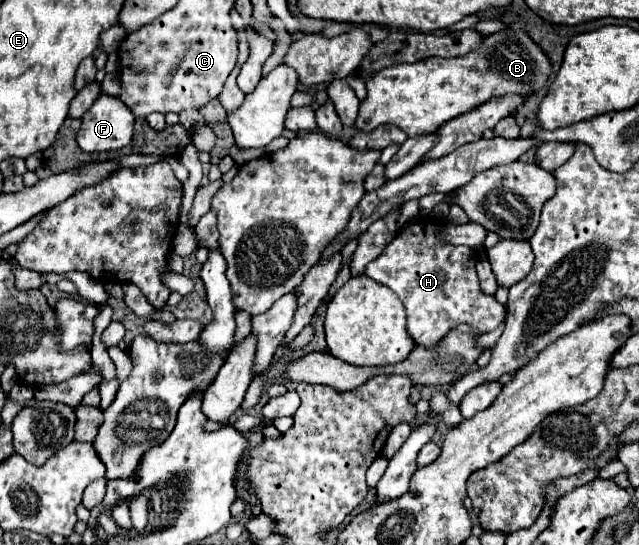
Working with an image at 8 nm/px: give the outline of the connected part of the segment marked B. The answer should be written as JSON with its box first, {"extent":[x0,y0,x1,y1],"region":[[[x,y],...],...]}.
{"extent":[355,26,551,136],"region":[[[507,26],[487,36],[479,50],[459,58],[427,58],[415,64],[397,64],[367,80],[367,98],[359,106],[355,128],[371,132],[381,124],[393,124],[407,136],[433,134],[445,122],[475,110],[491,98],[519,94],[525,100],[547,86],[551,62],[545,52],[521,28]]]}

